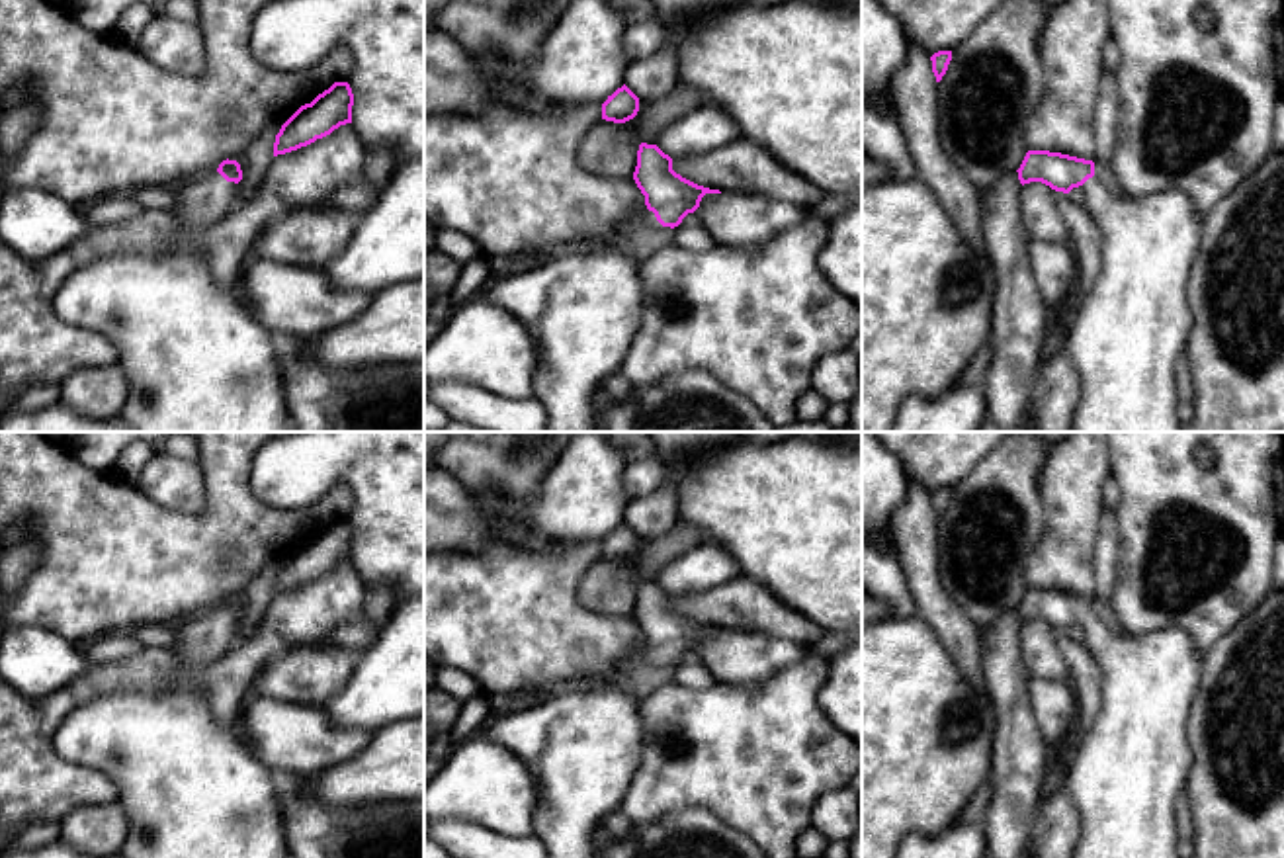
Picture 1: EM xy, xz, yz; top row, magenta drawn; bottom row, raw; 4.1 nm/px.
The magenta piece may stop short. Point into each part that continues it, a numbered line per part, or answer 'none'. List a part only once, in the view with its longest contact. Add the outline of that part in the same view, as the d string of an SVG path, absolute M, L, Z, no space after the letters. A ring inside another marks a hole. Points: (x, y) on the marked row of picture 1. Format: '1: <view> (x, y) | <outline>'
1: xz (583, 307) | M645 211L629 229L608 242L563 250L541 266L491 281L481 295L512 313L532 334L539 352L535 397L549 414L549 432L598 432L600 383L620 373L645 311L641 287L641 236L653 236L663 225Z

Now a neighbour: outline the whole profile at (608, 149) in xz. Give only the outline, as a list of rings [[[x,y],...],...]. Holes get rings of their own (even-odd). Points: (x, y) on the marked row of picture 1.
[[[682,82],[661,100],[639,100],[633,119],[625,123],[596,121],[577,145],[577,162],[582,170],[606,180],[633,178],[639,145],[657,145],[670,123],[706,104],[704,92]]]

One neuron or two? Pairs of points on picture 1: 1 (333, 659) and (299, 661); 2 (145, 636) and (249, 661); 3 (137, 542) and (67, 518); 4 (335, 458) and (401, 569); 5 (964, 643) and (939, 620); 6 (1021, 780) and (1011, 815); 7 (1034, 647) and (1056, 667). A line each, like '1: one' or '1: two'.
1: one
2: two
3: one
4: one
5: one
6: one
7: one

